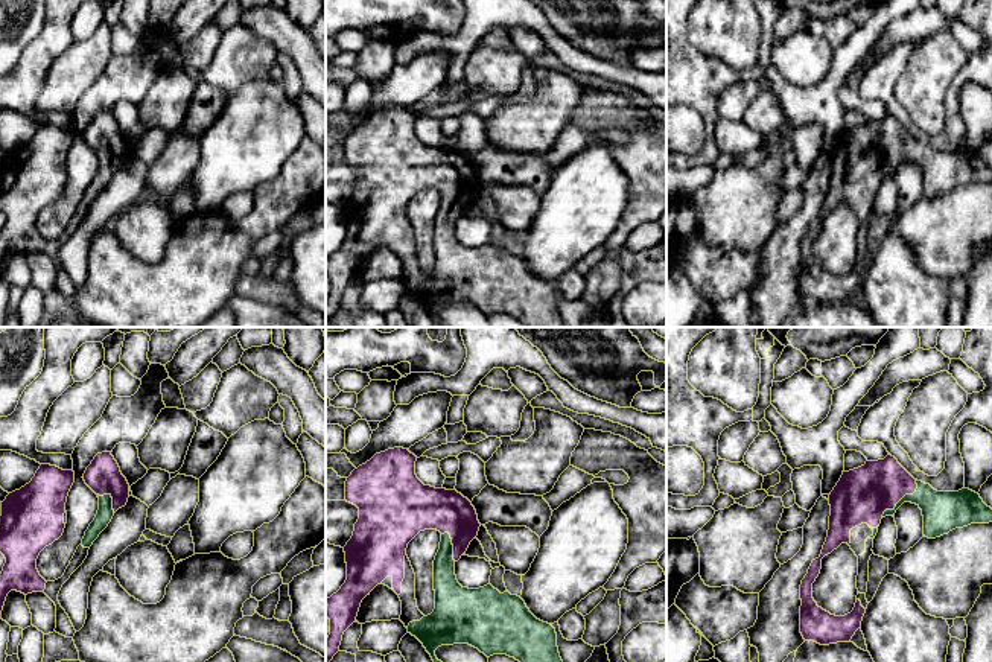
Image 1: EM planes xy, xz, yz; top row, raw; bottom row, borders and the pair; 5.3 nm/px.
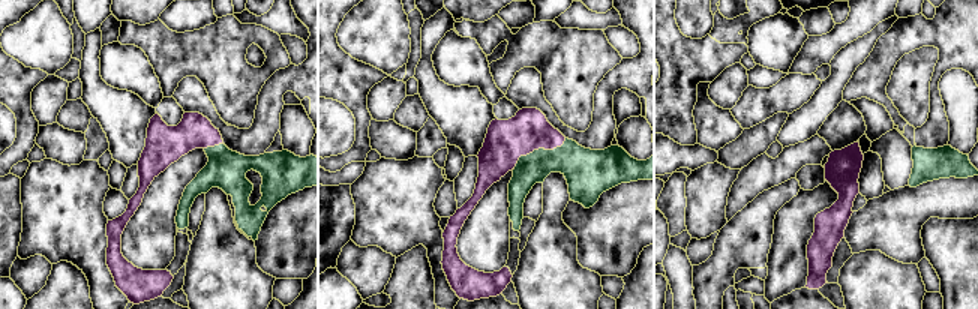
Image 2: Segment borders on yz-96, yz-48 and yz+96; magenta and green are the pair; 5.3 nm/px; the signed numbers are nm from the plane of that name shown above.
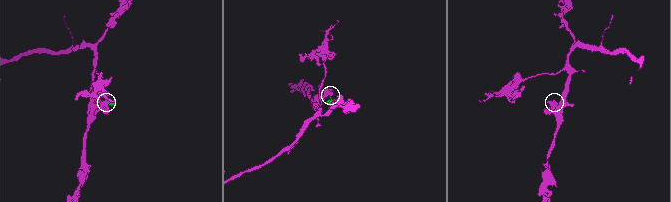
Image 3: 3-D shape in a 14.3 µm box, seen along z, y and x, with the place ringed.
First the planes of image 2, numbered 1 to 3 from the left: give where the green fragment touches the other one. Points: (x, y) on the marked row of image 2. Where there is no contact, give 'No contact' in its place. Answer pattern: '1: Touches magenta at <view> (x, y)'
1: Touches magenta at yz-96 (213, 146)
2: Touches magenta at yz-48 (537, 149)
3: No contact

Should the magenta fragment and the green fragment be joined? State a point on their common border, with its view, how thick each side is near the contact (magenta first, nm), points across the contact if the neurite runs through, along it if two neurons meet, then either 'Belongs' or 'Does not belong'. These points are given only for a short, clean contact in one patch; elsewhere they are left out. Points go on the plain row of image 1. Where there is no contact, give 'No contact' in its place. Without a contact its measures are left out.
Touches magenta at yz (902, 155). Thickness 280 nm (magenta) against 220 nm. Path across: yz (861, 154), (902, 155), (925, 155), (944, 171). Belongs

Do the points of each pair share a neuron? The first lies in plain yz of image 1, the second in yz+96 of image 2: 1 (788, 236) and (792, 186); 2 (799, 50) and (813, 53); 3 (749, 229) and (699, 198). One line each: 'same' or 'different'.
1: different
2: different
3: same

